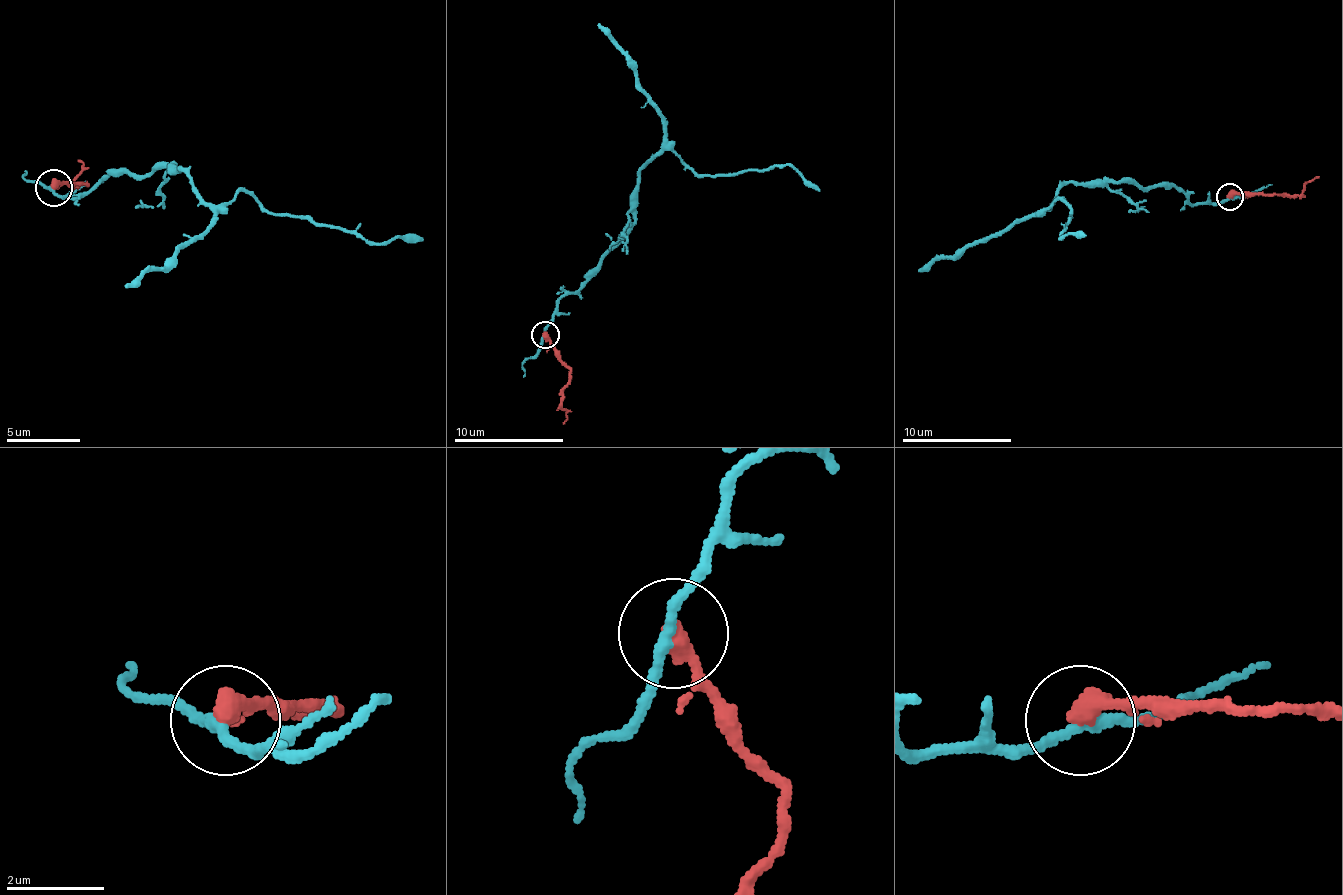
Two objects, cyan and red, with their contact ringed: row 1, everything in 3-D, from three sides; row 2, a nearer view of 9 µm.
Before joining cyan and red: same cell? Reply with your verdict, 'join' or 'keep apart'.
keep apart

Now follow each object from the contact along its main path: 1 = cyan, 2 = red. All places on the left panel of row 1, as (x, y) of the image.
1: (51, 187), (77, 198), (110, 176), (176, 168), (206, 201), (246, 190), (383, 242), (423, 238)
2: (55, 187), (84, 183), (77, 187), (81, 161), (77, 161)

